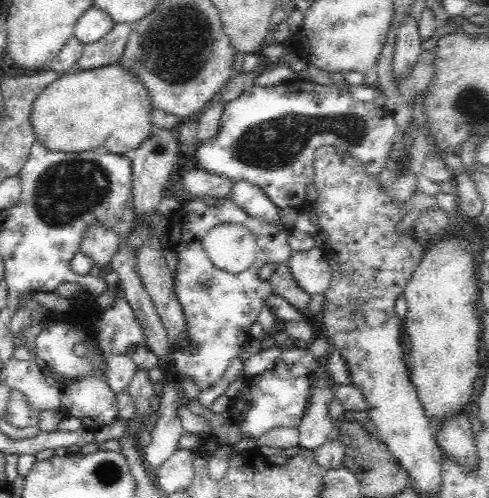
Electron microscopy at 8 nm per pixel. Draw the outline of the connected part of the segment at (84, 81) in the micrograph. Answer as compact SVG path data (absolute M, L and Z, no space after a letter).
M110 64L104 68L94 68L88 72L70 72L62 76L58 82L48 86L34 104L32 126L36 128L36 138L44 142L50 152L108 152L118 156L132 156L140 150L150 136L156 136L156 128L152 124L154 102L146 86L122 64Z

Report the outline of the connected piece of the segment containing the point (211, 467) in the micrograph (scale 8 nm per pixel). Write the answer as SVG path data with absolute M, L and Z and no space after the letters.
M286 426L286 428L278 428L278 430L270 430L260 438L250 438L250 440L242 440L240 444L234 446L224 446L220 448L208 462L208 476L218 482L228 474L228 456L232 452L244 452L244 454L256 454L258 448L262 446L274 446L274 448L290 448L290 446L298 446L300 444L300 428L298 426Z

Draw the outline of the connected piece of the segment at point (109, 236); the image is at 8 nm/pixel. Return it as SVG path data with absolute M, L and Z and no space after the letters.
M94 224L86 230L80 252L90 258L94 264L94 270L100 270L112 262L112 258L120 250L120 238L112 232L108 232L102 224Z

